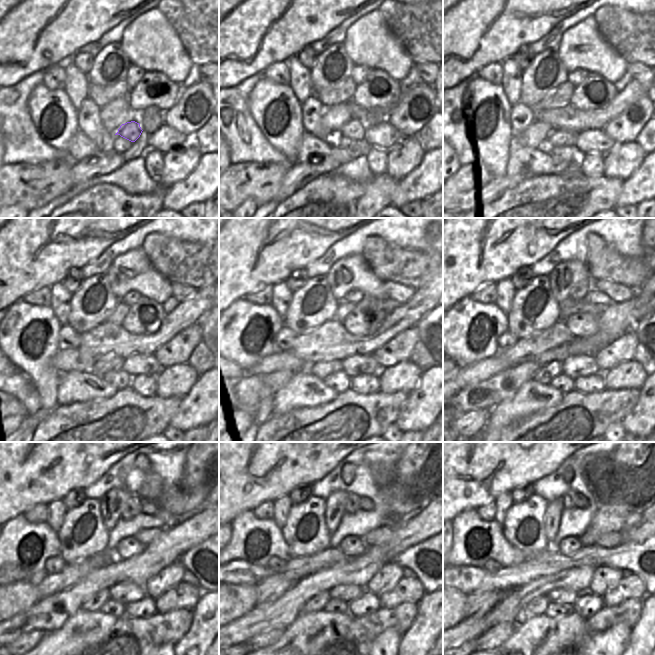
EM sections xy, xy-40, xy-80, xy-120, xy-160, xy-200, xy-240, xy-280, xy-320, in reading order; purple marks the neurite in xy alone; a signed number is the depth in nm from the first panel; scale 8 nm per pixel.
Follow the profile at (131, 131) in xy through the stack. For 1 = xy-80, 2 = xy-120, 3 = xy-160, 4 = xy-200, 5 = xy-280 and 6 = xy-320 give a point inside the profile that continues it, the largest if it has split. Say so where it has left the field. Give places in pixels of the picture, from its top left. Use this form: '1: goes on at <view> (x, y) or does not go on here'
1: goes on at xy-80 (557, 137)
2: goes on at xy-120 (105, 364)
3: goes on at xy-160 (321, 370)
4: goes on at xy-200 (547, 372)
5: goes on at xy-280 (317, 603)
6: goes on at xy-320 (537, 606)

